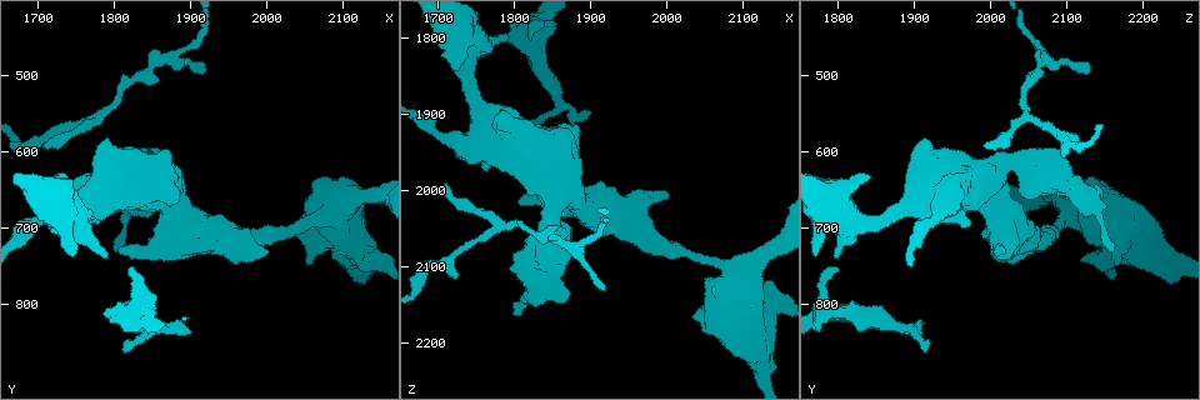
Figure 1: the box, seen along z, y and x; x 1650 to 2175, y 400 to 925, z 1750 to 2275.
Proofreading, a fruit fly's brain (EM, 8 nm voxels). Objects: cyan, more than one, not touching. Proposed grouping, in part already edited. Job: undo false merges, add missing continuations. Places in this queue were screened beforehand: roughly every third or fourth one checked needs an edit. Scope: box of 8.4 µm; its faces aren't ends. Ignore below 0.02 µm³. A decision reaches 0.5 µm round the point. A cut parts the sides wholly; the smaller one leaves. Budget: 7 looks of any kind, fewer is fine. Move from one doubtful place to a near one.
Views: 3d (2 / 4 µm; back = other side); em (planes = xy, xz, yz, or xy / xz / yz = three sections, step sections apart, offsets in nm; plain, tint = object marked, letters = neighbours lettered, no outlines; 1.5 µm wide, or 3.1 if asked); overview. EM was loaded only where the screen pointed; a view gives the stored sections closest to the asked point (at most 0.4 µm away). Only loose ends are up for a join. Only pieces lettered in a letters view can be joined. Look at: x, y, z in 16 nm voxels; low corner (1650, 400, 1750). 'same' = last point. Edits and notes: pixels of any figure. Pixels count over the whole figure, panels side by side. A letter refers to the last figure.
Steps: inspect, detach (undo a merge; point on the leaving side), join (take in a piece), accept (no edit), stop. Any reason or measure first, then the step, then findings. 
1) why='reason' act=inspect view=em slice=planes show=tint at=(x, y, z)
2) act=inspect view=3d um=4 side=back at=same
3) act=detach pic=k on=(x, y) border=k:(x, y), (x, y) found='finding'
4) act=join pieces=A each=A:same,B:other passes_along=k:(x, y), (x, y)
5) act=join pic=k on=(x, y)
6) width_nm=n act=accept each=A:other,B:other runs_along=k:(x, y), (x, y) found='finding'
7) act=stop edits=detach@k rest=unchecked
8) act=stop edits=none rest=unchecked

why='tapers out' act=inspect view=em slice=planes show=letters at=(1915, 495, 2130)

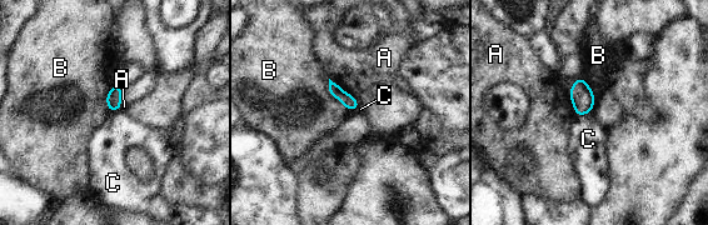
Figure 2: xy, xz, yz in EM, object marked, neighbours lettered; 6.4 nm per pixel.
act=accept each=A:other,B:other,C:other border=2:(114, 81), (106, 95), (110, 113) found='no lettered piece goes on from it'

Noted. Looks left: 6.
why='tapers out' act=inspect view=em slice=xy step=8 show=letters at=(1800, 730, 2165)

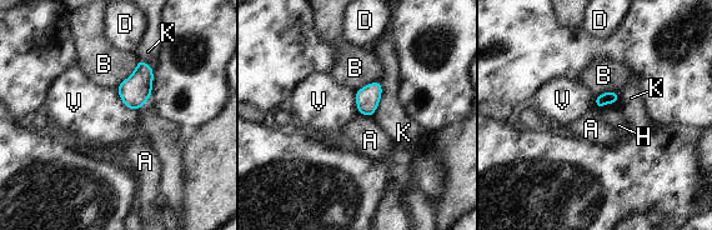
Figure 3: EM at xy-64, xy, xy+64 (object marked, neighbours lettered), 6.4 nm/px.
act=accept each=A:other,B:other,D:other,H:other,K:other,V:other border=3:(616, 103), (595, 105) found='none of them fits'

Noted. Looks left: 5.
why='an open end' act=inspect view=em slice=xy step=8 show=letters at=(1805, 725, 2015)

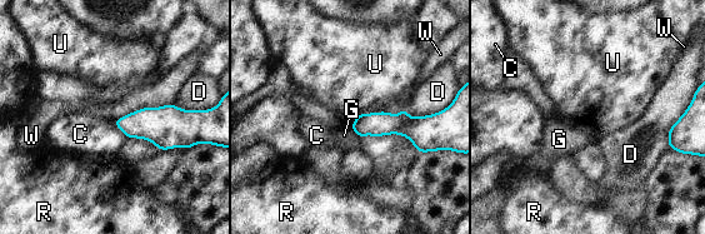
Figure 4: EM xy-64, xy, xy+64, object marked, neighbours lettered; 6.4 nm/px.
act=accept each=C:other,D:other,G:other,R:other,U:other,W:other found='none of them fits'

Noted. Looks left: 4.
act=stop edits=none rest=unchecked

